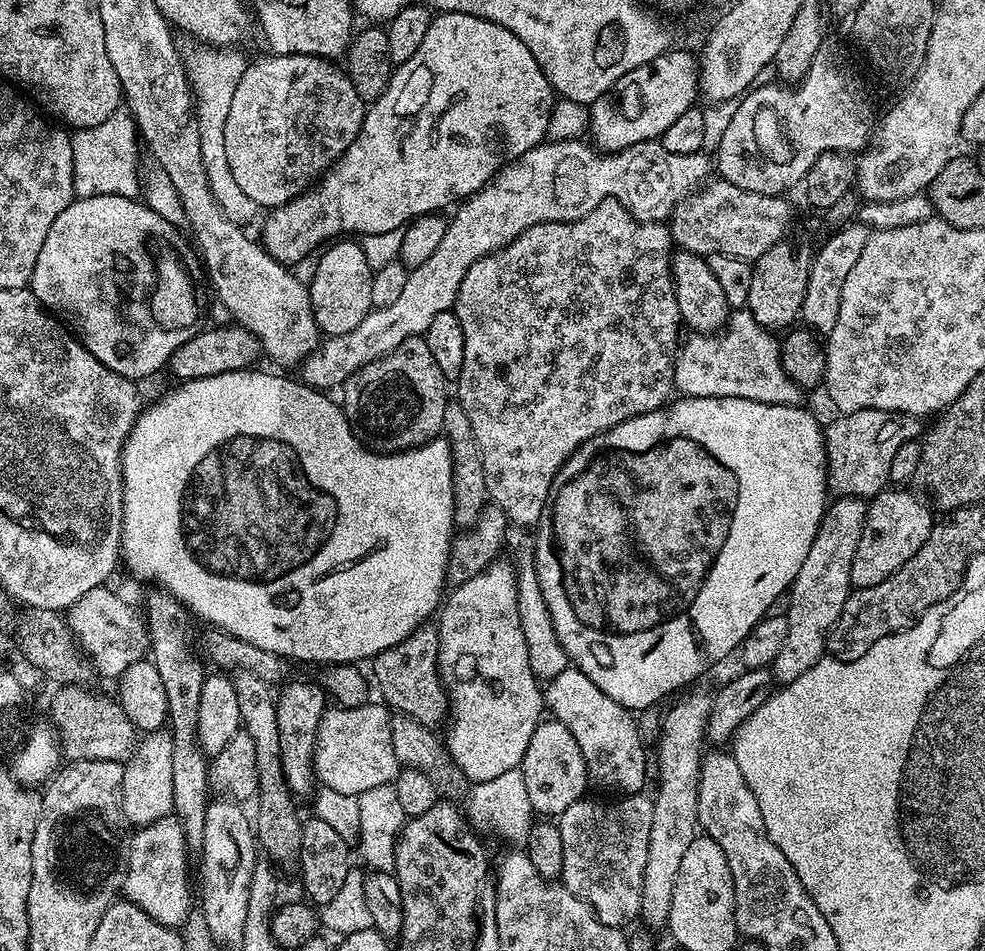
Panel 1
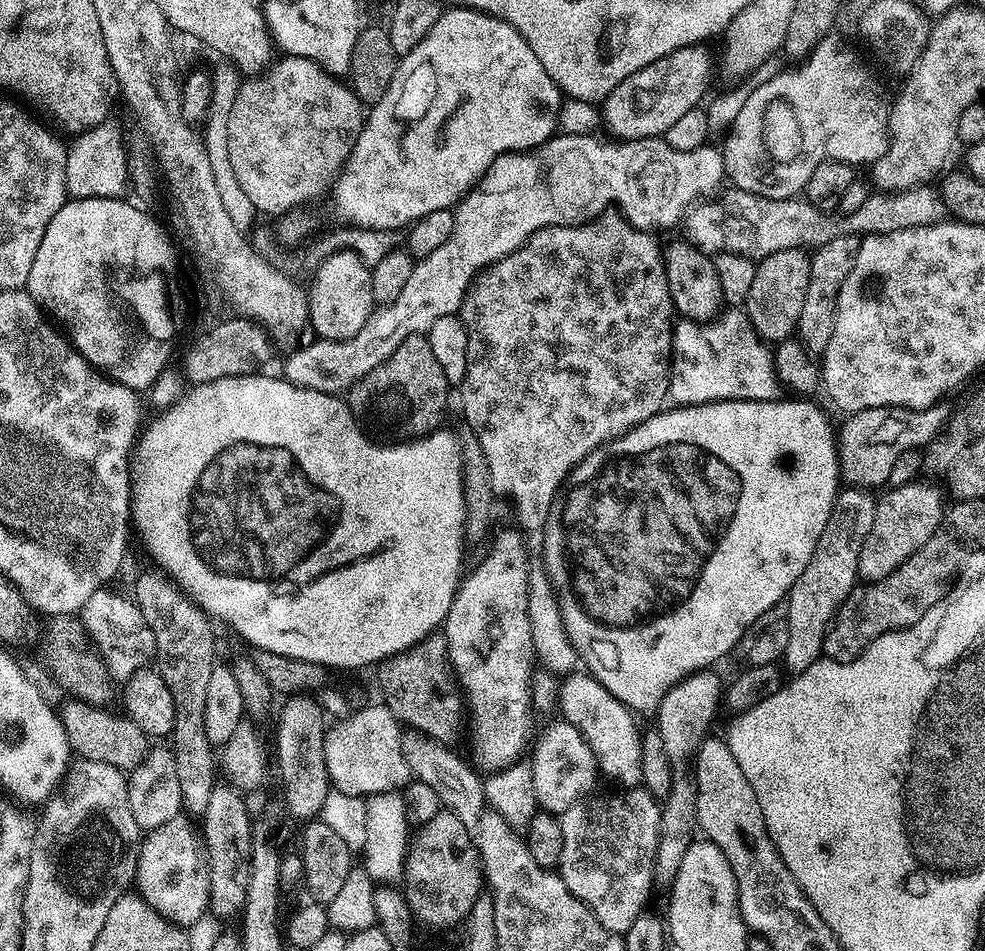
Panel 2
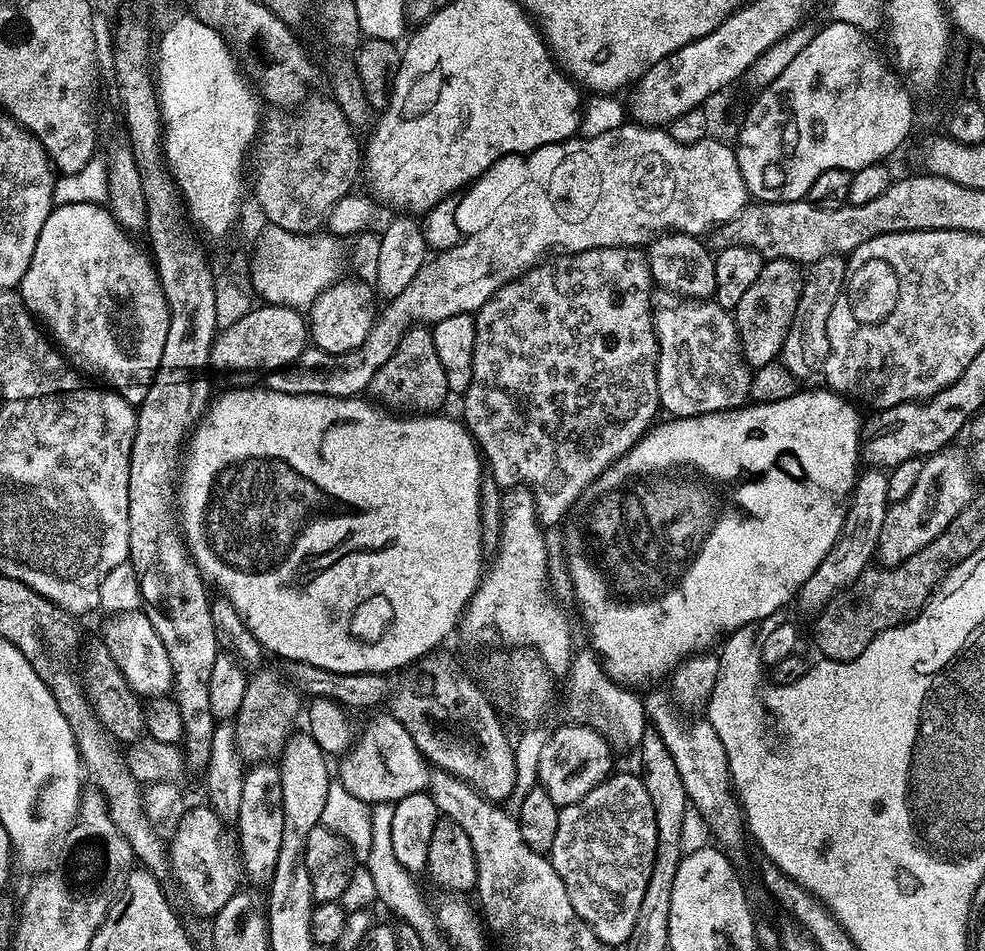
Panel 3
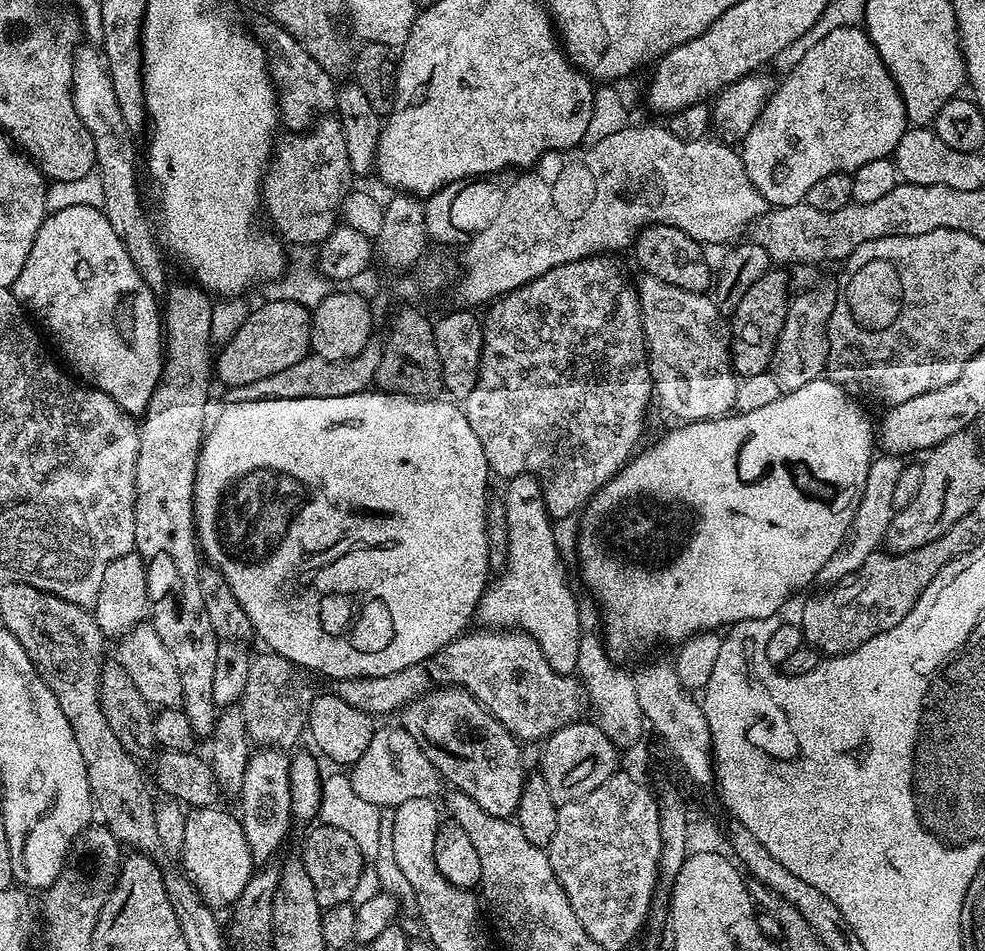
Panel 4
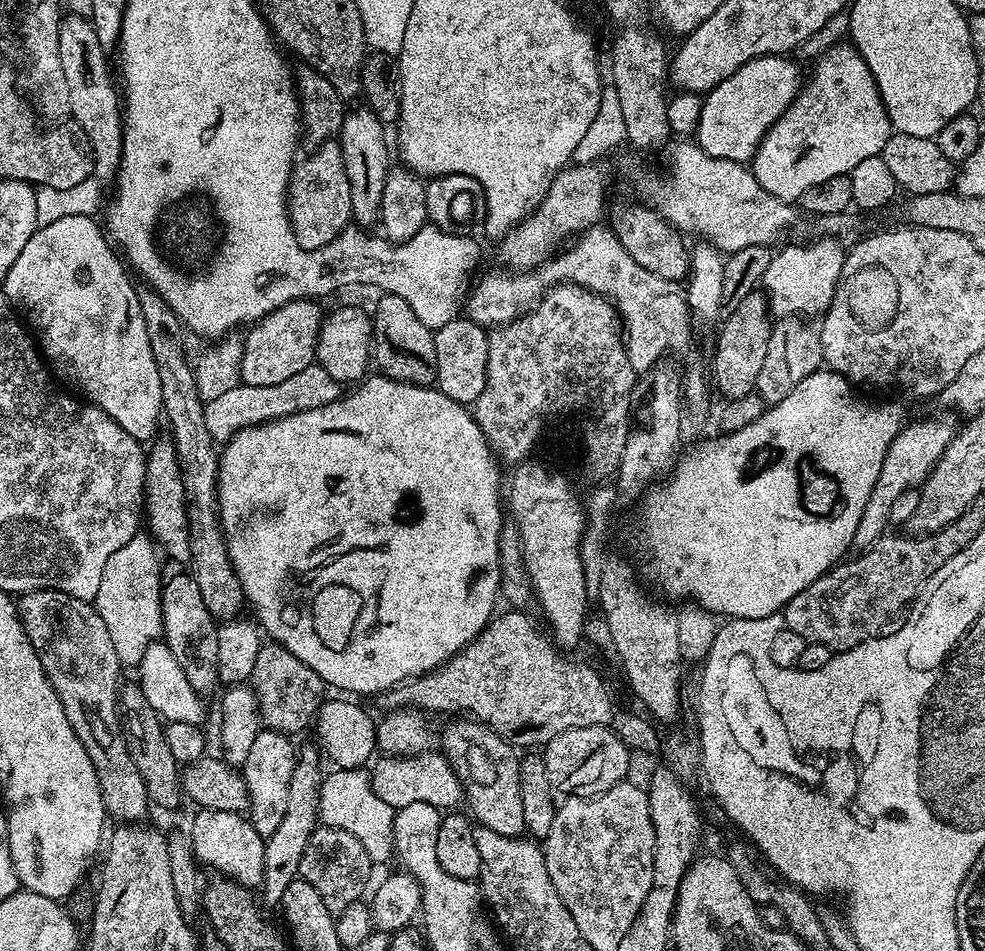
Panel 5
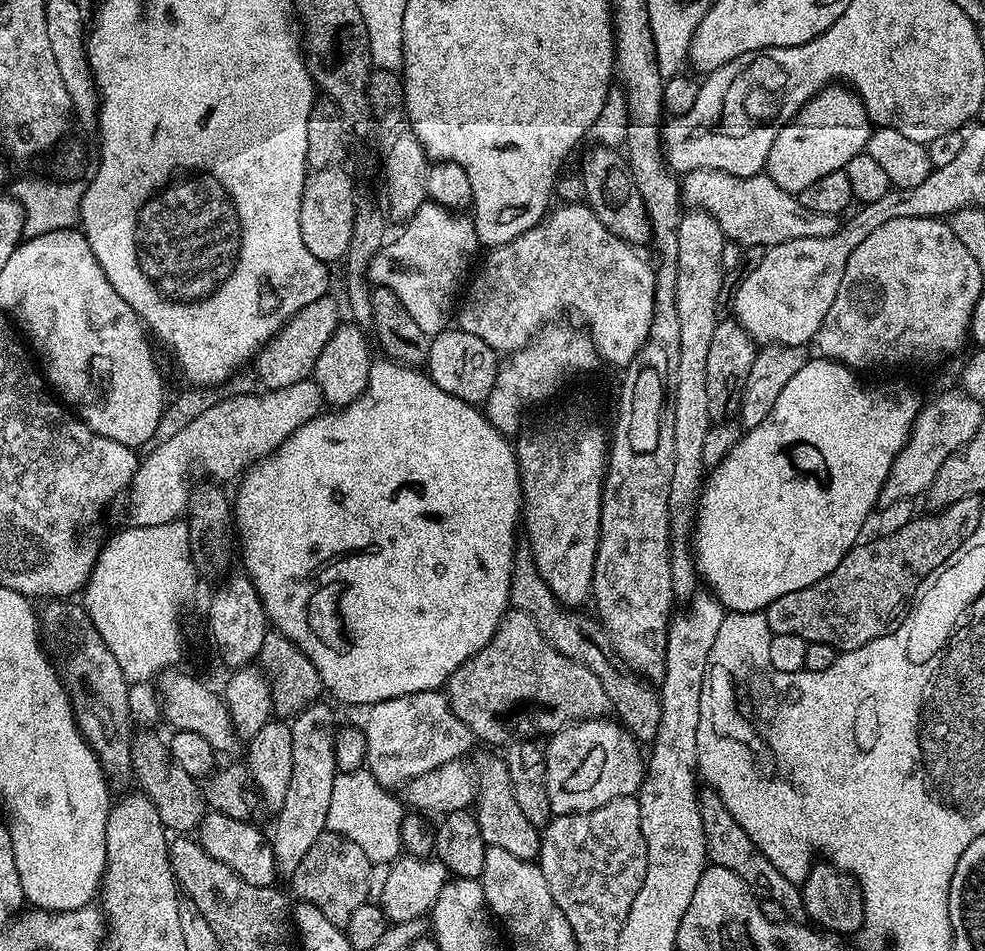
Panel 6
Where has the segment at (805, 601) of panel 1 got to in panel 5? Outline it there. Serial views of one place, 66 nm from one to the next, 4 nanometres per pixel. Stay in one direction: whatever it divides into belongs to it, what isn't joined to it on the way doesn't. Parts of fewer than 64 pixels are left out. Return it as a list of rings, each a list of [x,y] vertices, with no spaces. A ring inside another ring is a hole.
[[[952,414],[944,415],[948,416],[932,416],[929,420],[918,420],[914,424],[907,423],[901,427],[899,434],[894,438],[894,442],[890,442],[890,450],[886,450],[886,458],[882,458],[882,470],[878,470],[878,480],[874,482],[874,490],[870,490],[870,502],[866,502],[866,510],[862,510],[862,518],[858,518],[858,530],[852,539],[852,543],[857,549],[867,550],[871,548],[875,540],[879,540],[889,531],[890,506],[894,506],[895,500],[902,495],[903,491],[923,484],[924,479],[934,470],[938,458],[942,458],[946,446],[950,446],[950,442],[956,437],[958,431],[957,417]]]

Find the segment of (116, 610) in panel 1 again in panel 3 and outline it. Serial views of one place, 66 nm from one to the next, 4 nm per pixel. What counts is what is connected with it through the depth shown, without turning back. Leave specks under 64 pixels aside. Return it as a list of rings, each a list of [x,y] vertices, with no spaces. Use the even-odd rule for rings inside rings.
[[[143,610],[118,612],[107,617],[102,639],[106,650],[110,650],[110,658],[118,662],[118,670],[128,680],[130,687],[141,698],[163,696],[172,691],[172,667],[166,654],[166,646],[162,646],[162,638],[158,638],[158,630],[150,626],[150,618]]]

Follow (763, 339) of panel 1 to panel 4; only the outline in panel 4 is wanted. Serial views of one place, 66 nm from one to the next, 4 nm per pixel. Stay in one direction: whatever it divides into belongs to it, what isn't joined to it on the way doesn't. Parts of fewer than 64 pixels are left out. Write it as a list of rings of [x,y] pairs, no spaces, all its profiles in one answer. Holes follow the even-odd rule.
[[[645,275],[644,281],[638,284],[640,294],[640,313],[644,315],[644,338],[648,350],[648,368],[652,371],[652,383],[654,385],[654,394],[658,400],[664,403],[664,408],[672,416],[677,416],[677,421],[691,422],[693,420],[711,420],[715,417],[731,413],[736,407],[738,390],[741,381],[738,379],[738,373],[732,366],[732,337],[730,335],[730,324],[726,319],[725,313],[720,312],[716,307],[713,297],[708,294],[698,292],[687,292],[678,286],[670,286],[661,280],[655,280],[653,276]]]

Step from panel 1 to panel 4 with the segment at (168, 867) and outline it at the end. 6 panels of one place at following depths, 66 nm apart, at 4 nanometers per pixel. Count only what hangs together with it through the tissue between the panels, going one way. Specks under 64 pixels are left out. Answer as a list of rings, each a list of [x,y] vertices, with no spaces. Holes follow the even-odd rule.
[[[220,806],[210,808],[192,808],[184,817],[184,872],[190,882],[194,884],[205,903],[213,910],[227,909],[235,904],[237,898],[246,890],[246,886],[254,875],[254,861],[252,851],[246,840],[239,819],[228,812],[223,812]]]

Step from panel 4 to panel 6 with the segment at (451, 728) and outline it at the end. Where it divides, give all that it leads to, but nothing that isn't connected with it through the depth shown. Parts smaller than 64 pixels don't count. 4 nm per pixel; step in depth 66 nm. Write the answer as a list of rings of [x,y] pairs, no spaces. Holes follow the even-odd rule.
[[[503,759],[492,760],[478,772],[478,791],[474,801],[474,815],[482,830],[485,845],[490,848],[501,848],[514,854],[516,858],[535,861],[540,855],[541,829],[531,824],[522,815],[522,809],[514,798],[510,784],[510,774]]]

